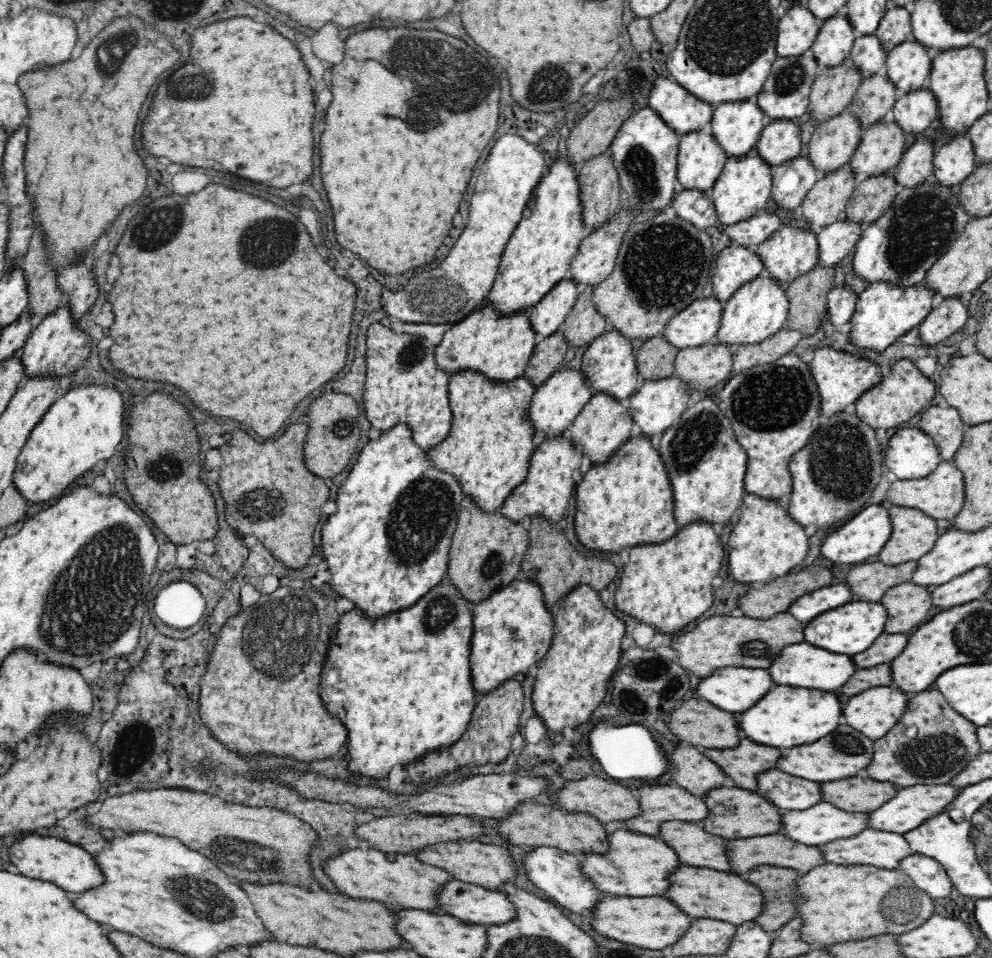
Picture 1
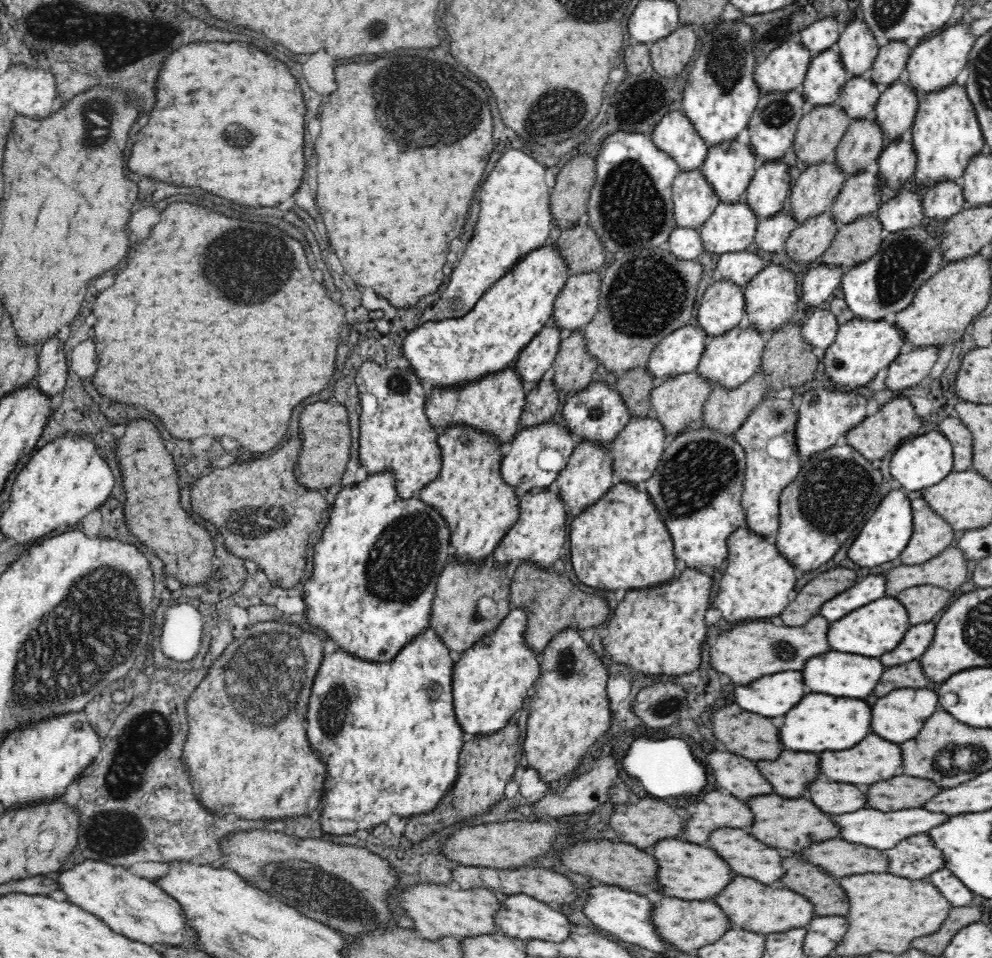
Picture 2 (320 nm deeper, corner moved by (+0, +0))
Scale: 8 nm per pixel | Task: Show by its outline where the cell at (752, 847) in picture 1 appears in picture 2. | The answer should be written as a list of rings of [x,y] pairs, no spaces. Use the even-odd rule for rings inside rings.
[[[841,837],[813,844],[802,852],[808,862],[841,878],[866,873],[888,873],[889,858],[878,848],[848,842]]]

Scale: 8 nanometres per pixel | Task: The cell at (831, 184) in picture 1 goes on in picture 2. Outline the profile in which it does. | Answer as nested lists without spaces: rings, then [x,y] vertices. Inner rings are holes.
[[[830,211],[805,220],[787,238],[785,251],[796,265],[806,265],[821,257],[830,248],[838,226]]]

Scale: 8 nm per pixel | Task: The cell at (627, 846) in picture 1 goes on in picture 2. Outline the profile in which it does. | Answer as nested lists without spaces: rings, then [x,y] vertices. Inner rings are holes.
[[[671,838],[656,843],[650,848],[650,854],[658,860],[658,882],[664,886],[664,894],[682,900],[712,900],[718,896],[730,880],[734,880],[732,868],[722,860],[712,848],[704,848],[692,842],[684,842],[682,838]]]

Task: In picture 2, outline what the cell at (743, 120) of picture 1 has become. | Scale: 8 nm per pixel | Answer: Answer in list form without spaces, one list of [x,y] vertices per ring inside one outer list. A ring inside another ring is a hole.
[[[745,138],[709,148],[701,174],[720,204],[740,204],[756,171],[756,158]]]

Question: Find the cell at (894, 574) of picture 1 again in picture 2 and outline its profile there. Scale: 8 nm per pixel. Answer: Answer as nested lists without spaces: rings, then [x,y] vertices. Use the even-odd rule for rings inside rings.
[[[948,547],[938,556],[919,565],[900,565],[888,572],[888,596],[920,585],[932,585],[954,593],[971,578],[973,564],[959,547]]]

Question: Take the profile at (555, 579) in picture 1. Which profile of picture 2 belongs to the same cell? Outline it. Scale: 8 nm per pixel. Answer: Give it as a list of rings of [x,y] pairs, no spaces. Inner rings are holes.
[[[522,563],[511,572],[510,596],[512,608],[525,610],[527,613],[527,628],[525,644],[530,651],[540,656],[544,648],[564,630],[574,629],[584,631],[587,628],[598,628],[609,620],[609,606],[602,597],[583,592],[570,582],[566,574],[555,571],[542,571],[532,563]]]

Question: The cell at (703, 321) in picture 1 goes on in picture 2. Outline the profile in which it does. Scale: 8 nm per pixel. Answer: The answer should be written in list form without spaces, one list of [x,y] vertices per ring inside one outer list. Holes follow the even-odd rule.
[[[686,325],[664,336],[653,348],[645,370],[655,384],[696,370],[708,336],[700,325]]]

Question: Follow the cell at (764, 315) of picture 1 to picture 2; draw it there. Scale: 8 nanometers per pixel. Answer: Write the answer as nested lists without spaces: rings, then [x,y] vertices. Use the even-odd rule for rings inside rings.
[[[743,323],[726,334],[708,339],[696,373],[700,378],[706,379],[713,388],[718,386],[724,389],[735,389],[759,371],[767,338],[760,335],[752,325]]]

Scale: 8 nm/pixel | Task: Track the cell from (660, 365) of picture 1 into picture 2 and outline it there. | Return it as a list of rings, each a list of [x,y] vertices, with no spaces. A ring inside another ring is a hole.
[[[636,368],[618,376],[614,388],[622,396],[631,418],[652,417],[651,390],[656,386],[652,376],[644,368]]]

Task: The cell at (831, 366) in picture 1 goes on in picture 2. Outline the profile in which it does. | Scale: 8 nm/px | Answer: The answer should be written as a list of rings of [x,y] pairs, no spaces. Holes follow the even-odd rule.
[[[814,388],[806,392],[802,396],[802,405],[794,424],[794,441],[800,462],[805,463],[815,454],[834,447],[838,438],[857,427],[865,419],[867,399],[850,390]]]

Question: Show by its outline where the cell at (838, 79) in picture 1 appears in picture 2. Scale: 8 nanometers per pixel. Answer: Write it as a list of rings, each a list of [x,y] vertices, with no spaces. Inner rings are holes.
[[[837,103],[808,108],[793,141],[797,161],[807,168],[833,163],[836,148],[850,126],[850,117]]]

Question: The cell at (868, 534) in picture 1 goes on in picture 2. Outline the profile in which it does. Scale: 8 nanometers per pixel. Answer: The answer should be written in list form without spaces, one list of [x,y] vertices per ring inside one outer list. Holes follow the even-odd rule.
[[[901,486],[892,488],[880,501],[874,516],[868,520],[848,550],[850,560],[858,566],[874,568],[884,562],[896,560],[907,547],[913,533],[913,510],[908,495]]]

